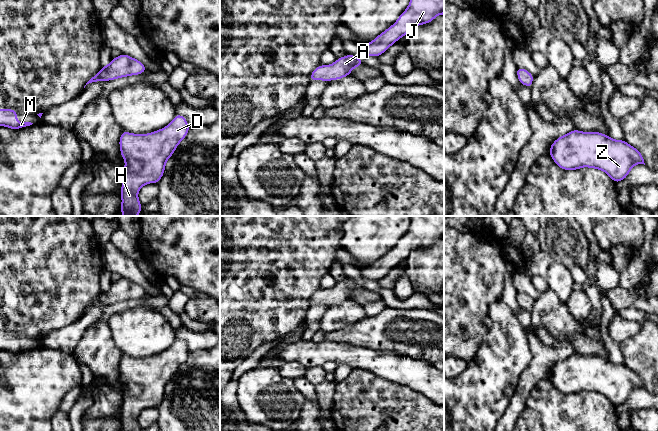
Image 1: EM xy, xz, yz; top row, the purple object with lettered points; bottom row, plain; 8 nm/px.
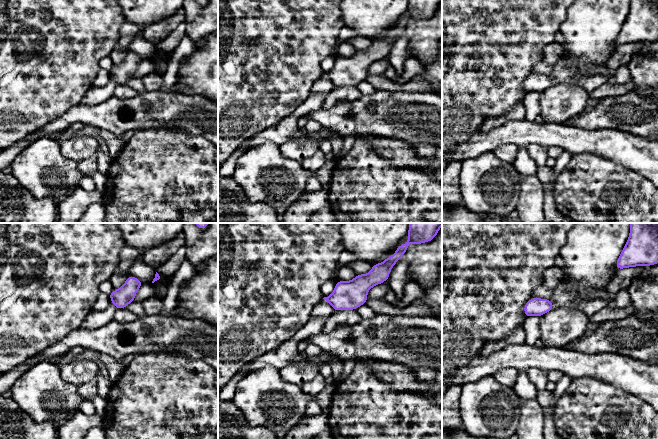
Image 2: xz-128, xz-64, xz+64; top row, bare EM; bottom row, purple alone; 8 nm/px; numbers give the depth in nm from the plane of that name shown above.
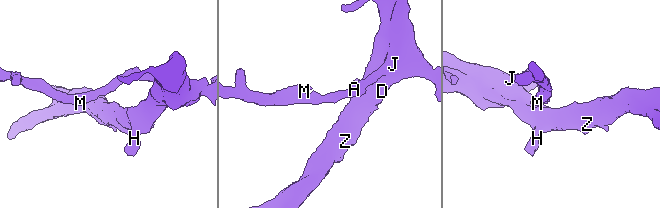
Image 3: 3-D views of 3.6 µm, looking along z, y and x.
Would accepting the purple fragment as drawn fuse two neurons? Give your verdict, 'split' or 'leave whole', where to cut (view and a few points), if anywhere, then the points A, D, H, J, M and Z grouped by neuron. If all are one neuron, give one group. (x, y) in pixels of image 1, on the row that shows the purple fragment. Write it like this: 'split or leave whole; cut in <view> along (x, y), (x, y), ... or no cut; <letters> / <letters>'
leave whole; no cut; A D H J M Z

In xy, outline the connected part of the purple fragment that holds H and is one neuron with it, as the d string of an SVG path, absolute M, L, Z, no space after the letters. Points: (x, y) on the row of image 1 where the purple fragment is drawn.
M176 114L167 126L152 133L122 132L119 146L125 161L121 186L123 216L137 216L142 211L139 190L146 184L157 184L161 180L166 162L187 136L189 129L187 119Z

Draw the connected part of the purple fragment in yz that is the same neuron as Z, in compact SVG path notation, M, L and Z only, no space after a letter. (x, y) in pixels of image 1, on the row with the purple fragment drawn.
M574 129L557 138L548 153L563 170L599 169L616 183L624 180L636 164L645 165L639 150L601 132Z

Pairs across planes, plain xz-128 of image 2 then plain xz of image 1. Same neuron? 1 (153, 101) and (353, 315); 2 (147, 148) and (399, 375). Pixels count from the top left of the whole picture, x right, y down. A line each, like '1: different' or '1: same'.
1: different
2: different

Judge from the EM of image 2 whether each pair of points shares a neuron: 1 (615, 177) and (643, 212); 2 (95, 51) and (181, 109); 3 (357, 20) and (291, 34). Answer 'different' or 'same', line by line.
1: same
2: different
3: different

